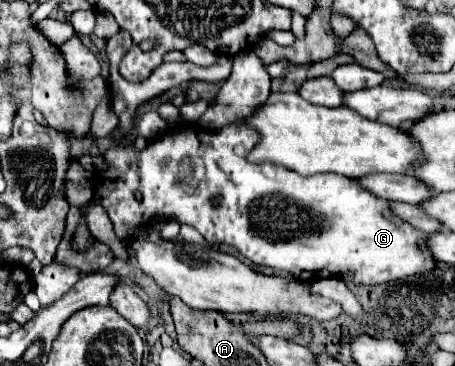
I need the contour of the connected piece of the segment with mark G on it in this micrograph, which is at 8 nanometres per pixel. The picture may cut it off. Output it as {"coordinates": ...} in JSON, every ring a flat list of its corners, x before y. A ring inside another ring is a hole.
{"coordinates":[[236,125,224,127,224,131,218,133,210,133,200,127,196,127,196,131,186,129,148,143,142,151,126,145,112,147,104,155,108,171,100,177,98,191,92,201,106,207,120,241,124,241,128,227,146,225,154,217,176,219,178,223,188,223,198,229,208,243,234,245,252,263,288,271,302,283,352,275,354,285,380,285,436,269,438,261,432,251,428,251,428,237,422,231,416,231,410,223,392,215,388,201,376,197,368,189,364,191,360,183,356,185,356,181,344,175,302,177,282,165,252,163,248,161,248,155,258,141,258,131,248,125],[134,191,142,191,142,203,134,199],[216,197,220,199,218,207,212,205,212,199]]}

